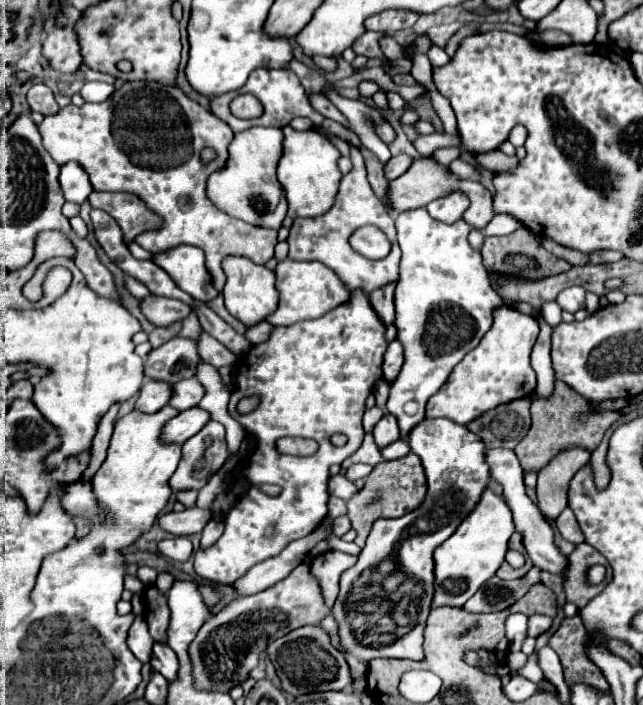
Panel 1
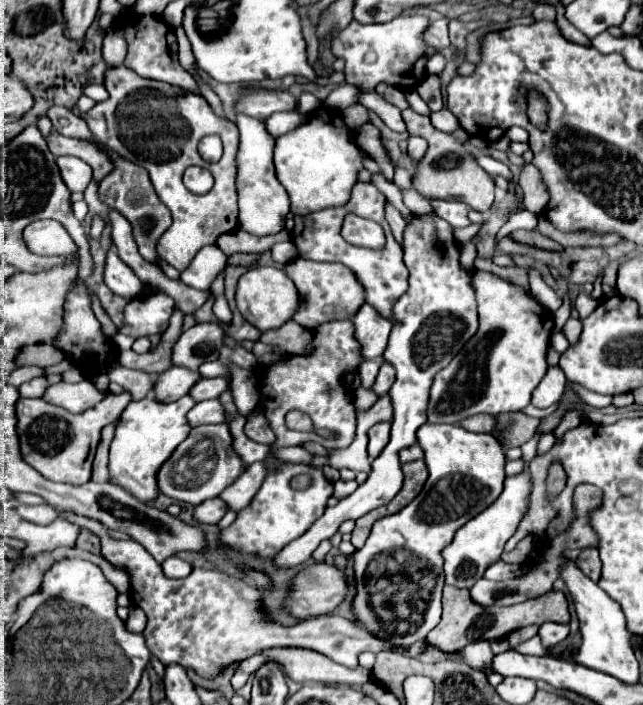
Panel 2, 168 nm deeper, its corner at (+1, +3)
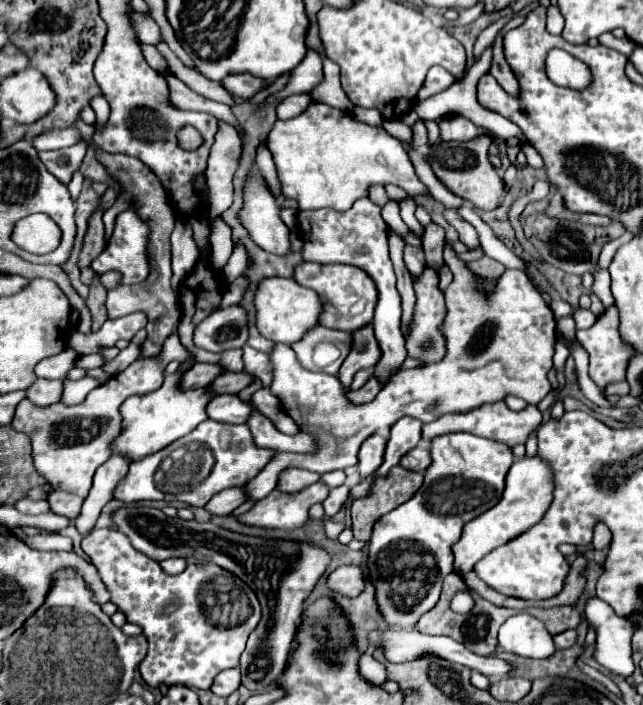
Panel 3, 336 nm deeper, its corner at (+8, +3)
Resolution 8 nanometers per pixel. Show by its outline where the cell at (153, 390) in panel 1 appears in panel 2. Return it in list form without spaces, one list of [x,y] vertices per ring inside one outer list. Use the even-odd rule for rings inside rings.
[[[170,367],[162,375],[158,375],[158,381],[154,383],[154,397],[158,401],[170,403],[178,401],[182,395],[188,395],[188,391],[202,379],[198,371],[182,369],[182,367]]]

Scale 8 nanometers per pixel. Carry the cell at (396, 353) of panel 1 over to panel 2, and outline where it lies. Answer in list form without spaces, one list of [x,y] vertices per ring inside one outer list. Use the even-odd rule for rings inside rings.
[[[384,363],[384,365],[380,367],[380,373],[378,373],[378,377],[376,377],[376,383],[372,385],[372,391],[380,397],[380,395],[384,395],[384,393],[390,391],[392,383],[394,383],[394,369],[392,369],[390,363]]]

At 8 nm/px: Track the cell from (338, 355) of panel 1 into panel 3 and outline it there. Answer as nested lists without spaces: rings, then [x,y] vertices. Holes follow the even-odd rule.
[[[317,481],[297,493],[283,493],[279,489],[273,489],[247,513],[239,515],[237,521],[249,527],[293,531],[309,521],[309,507],[323,503],[327,493],[329,487],[323,481]]]

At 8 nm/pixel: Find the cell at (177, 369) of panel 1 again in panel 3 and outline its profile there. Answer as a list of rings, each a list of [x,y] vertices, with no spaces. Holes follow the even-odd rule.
[[[231,305],[215,311],[201,321],[193,333],[193,345],[211,353],[239,349],[247,341],[247,315],[241,307]]]

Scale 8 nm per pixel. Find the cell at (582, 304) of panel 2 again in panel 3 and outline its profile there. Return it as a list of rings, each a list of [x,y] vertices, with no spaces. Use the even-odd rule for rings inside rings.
[[[579,307],[579,309],[575,309],[573,319],[575,319],[577,329],[587,329],[587,327],[591,327],[591,325],[595,323],[597,317],[591,313],[591,309],[583,309],[583,307]]]

